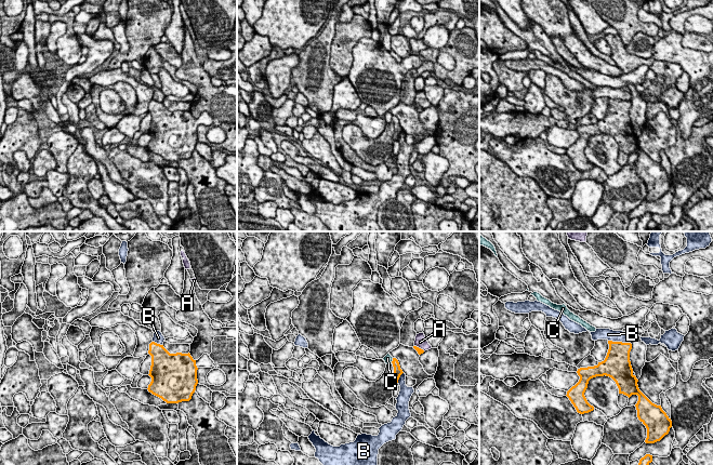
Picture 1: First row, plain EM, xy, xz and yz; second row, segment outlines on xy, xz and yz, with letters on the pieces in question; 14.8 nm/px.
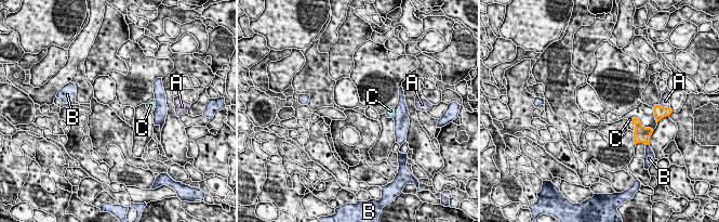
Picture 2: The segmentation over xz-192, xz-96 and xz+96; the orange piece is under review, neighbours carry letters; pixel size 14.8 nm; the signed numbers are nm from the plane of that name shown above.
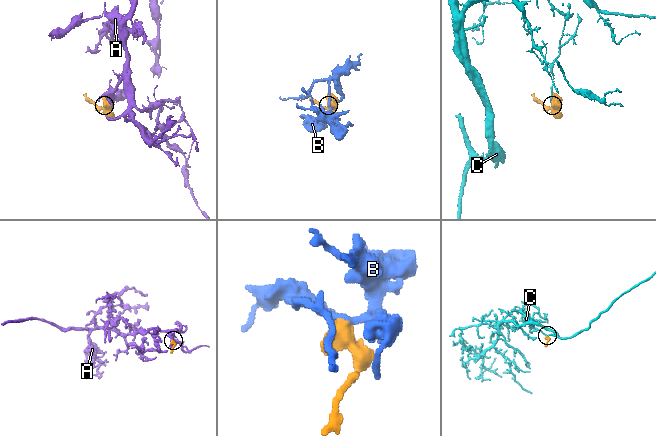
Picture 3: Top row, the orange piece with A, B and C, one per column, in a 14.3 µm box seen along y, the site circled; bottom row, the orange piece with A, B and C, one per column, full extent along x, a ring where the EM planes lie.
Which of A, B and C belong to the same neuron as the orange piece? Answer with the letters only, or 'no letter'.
no letter

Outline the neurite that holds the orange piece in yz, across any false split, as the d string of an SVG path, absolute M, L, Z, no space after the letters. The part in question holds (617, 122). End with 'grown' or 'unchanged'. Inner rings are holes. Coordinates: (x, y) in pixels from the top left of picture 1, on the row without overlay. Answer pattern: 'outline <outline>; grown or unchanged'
outline M608 98L609 107L604 119L597 123L580 125L577 131L580 134L579 140L567 149L567 155L580 172L589 171L594 168L584 150L587 146L589 138L596 134L611 135L618 146L619 151L623 151L629 156L632 152L638 154L635 162L638 177L647 186L646 201L655 201L660 199L669 191L672 185L672 178L662 168L661 163L652 161L638 146L638 137L633 132L630 119L631 101Z; unchanged

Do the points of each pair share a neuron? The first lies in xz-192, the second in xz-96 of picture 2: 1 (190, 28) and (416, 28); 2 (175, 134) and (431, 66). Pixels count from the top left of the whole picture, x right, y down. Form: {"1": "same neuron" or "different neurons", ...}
{"1": "different neurons", "2": "same neuron"}

